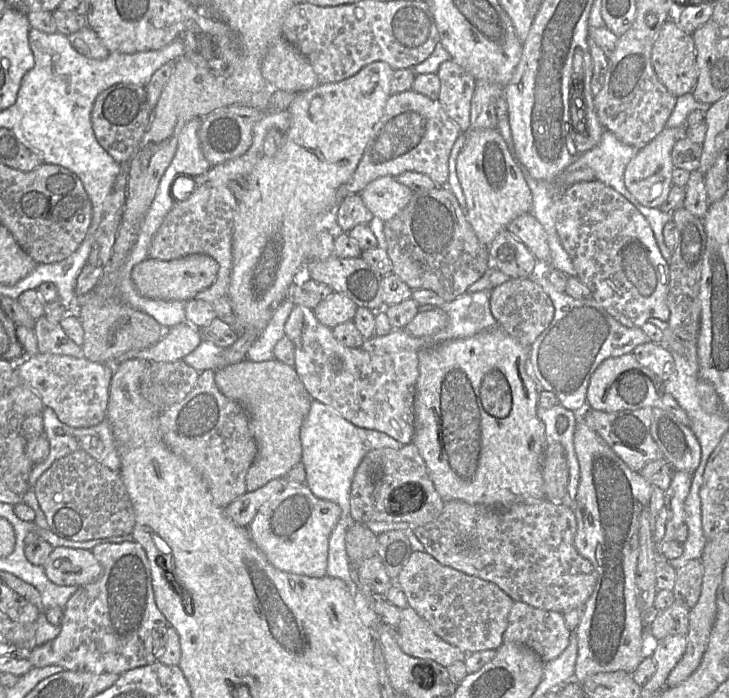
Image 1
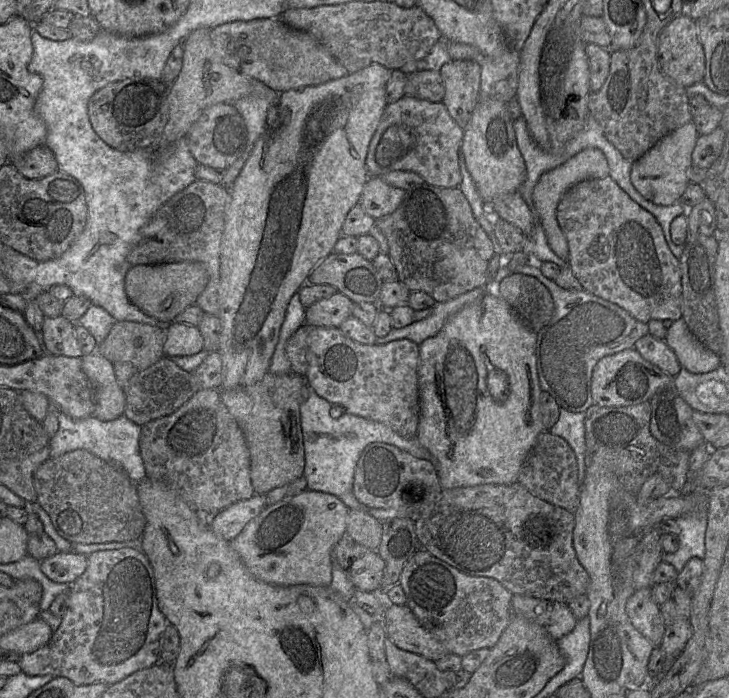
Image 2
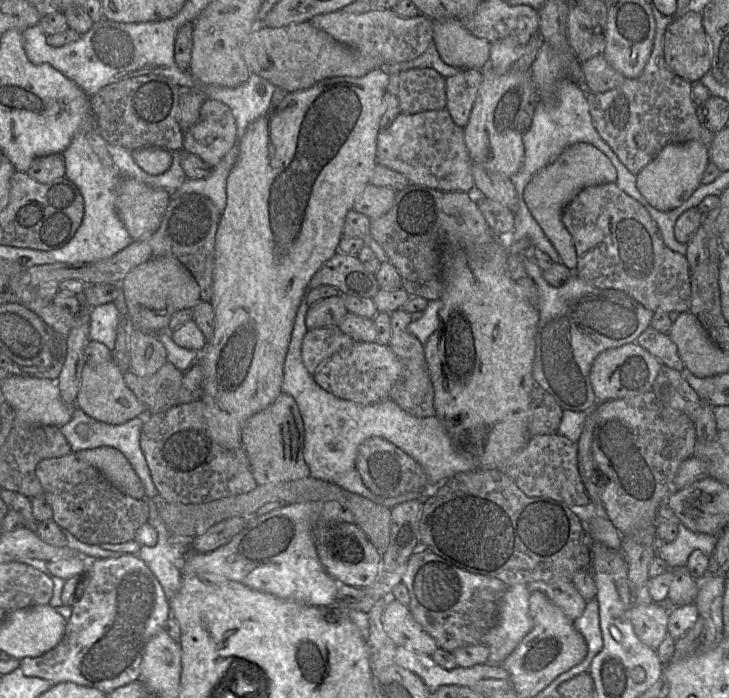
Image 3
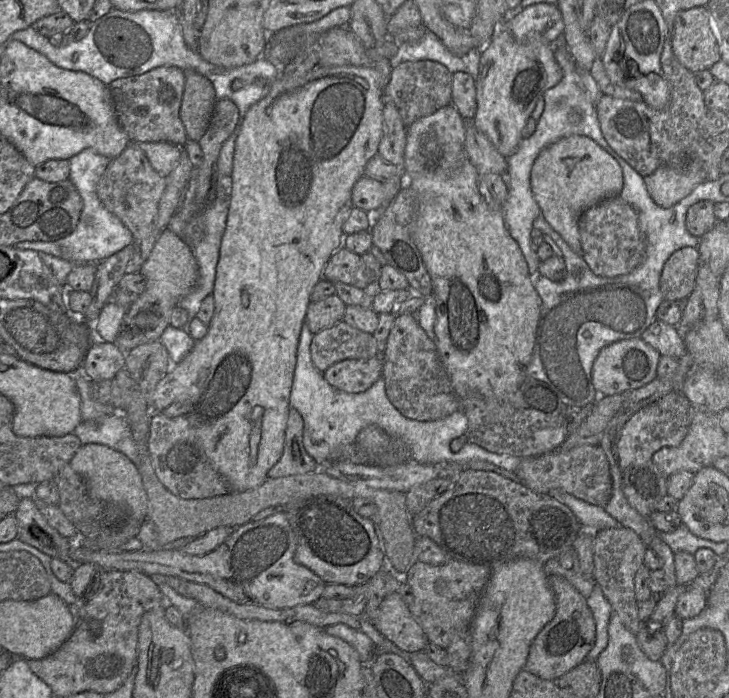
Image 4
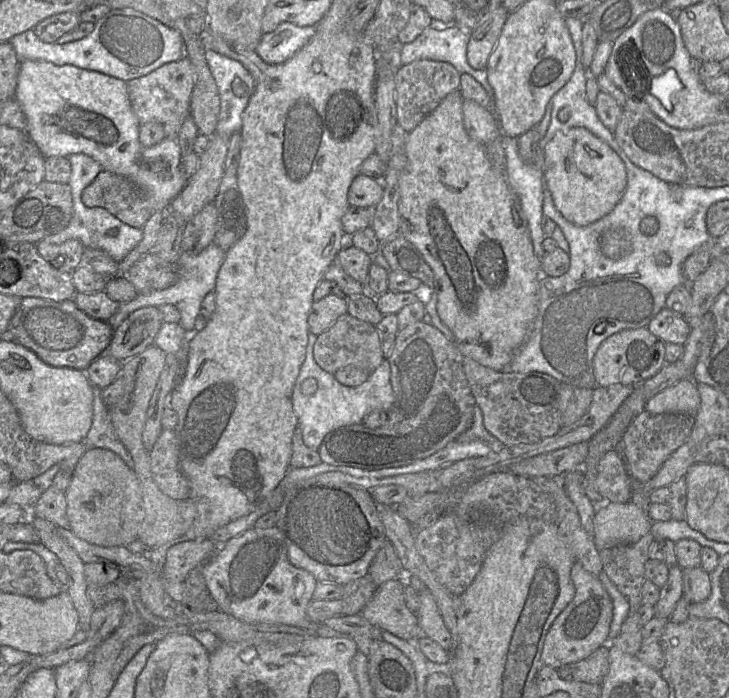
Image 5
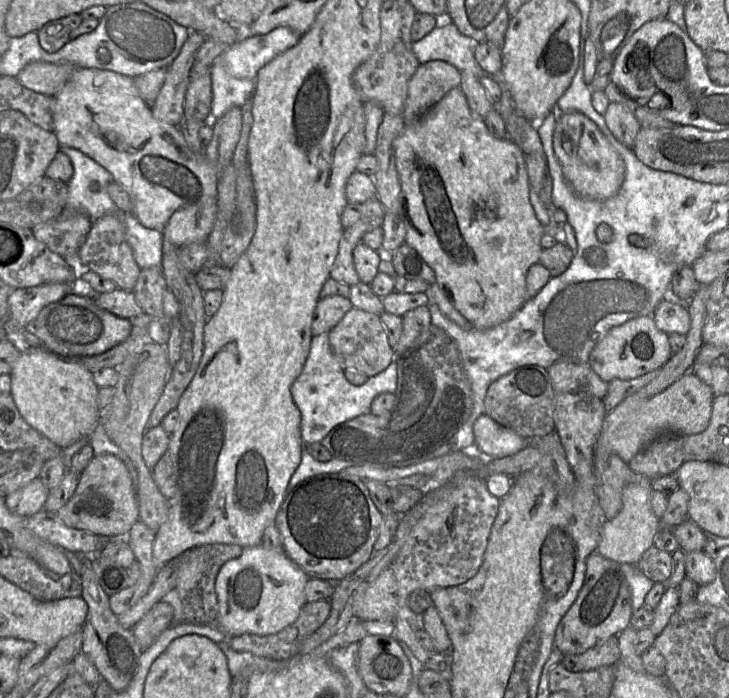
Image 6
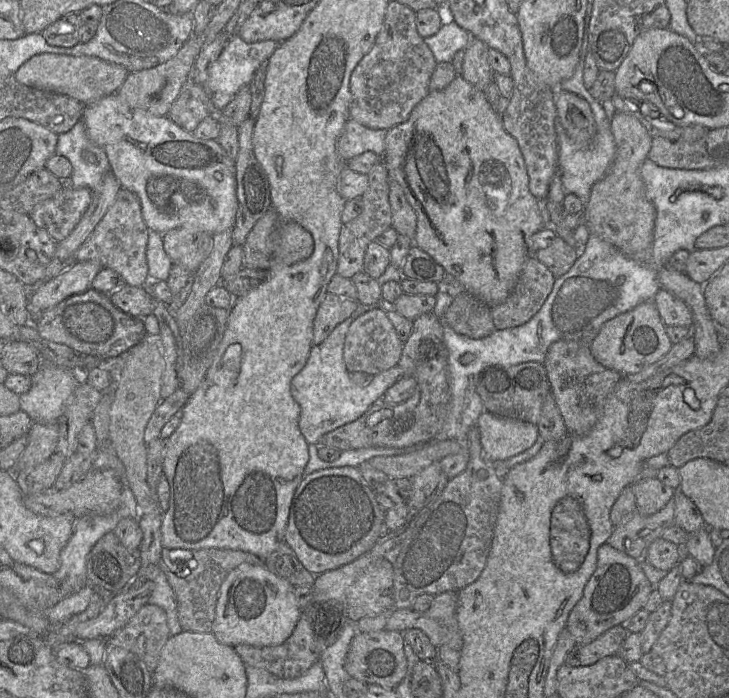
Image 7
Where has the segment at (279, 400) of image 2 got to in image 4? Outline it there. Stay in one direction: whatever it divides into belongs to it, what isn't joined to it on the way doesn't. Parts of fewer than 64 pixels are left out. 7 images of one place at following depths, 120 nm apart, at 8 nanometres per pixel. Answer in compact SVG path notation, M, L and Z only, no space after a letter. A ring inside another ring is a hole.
M290 407L285 429L283 453L268 471L268 479L306 474L317 471L318 464L303 445L304 421L300 413Z

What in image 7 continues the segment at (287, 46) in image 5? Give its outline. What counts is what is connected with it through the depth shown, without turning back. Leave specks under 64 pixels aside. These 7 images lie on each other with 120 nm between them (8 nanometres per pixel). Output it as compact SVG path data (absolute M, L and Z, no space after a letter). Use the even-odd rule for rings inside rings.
M239 35L230 37L210 69L207 90L210 93L220 92L235 96L240 88L251 83L259 66L269 59L278 46L279 43L273 40L246 43Z

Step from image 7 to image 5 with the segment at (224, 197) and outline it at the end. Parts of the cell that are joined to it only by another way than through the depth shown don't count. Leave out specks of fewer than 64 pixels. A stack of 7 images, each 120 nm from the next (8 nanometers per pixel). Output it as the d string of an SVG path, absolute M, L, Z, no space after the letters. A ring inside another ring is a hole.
M25 60L19 64L14 97L26 115L28 136L45 158L72 154L90 156L103 170L136 183L152 213L169 208L186 185L177 137L164 137L150 147L140 143L141 124L132 110L125 81L74 65Z

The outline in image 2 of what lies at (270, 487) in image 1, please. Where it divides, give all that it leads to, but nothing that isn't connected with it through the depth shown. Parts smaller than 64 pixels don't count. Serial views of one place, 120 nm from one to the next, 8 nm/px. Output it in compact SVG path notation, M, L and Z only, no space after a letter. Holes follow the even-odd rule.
M254 494L216 513L210 528L225 540L231 541L266 506L265 495Z

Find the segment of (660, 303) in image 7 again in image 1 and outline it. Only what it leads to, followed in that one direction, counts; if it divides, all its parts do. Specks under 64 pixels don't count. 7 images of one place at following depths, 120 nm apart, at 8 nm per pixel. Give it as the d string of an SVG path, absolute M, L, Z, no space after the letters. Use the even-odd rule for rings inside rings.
M648 341L635 347L631 353L642 366L650 369L663 382L669 380L675 371L673 356L661 343Z

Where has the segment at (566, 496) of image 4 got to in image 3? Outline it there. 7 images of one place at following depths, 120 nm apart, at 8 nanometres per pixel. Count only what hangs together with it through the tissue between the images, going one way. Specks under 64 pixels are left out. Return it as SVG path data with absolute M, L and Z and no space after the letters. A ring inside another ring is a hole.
M592 503L583 506L572 506L570 510L580 519L584 531L595 542L601 542L607 547L619 550L622 535L608 517L601 517Z

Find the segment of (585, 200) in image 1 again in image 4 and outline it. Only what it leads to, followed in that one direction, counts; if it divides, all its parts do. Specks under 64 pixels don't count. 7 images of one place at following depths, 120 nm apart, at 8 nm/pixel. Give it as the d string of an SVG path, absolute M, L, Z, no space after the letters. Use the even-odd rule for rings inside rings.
M620 196L605 199L588 208L578 221L581 255L594 274L616 277L635 270L645 259L646 242L637 211ZM684 247L675 251L665 262L659 287L663 300L682 301L694 289L700 253L697 247Z

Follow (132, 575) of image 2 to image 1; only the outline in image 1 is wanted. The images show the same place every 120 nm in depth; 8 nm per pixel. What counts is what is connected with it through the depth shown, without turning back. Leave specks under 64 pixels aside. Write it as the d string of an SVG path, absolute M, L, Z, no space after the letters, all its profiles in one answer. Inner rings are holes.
M134 541L99 544L91 552L101 565L101 575L94 582L79 586L69 598L59 635L32 649L27 659L35 668L58 665L64 670L121 675L158 659L152 631L170 625L155 603L145 550Z

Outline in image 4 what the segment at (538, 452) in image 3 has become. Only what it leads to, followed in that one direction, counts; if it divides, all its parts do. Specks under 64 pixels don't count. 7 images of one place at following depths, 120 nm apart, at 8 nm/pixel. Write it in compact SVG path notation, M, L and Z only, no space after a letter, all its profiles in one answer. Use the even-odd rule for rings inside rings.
M581 445L568 451L555 449L541 455L520 458L521 461L513 472L518 480L532 491L549 493L553 489L559 489L602 507L610 499L612 477L607 456L600 446Z

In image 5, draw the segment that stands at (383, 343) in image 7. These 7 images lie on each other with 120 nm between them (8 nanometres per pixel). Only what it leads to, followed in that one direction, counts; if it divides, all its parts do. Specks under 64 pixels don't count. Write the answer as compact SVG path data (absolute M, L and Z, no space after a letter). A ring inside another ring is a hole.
M348 313L341 315L326 331L317 336L313 356L316 363L331 374L345 366L355 366L373 372L384 360L376 327Z

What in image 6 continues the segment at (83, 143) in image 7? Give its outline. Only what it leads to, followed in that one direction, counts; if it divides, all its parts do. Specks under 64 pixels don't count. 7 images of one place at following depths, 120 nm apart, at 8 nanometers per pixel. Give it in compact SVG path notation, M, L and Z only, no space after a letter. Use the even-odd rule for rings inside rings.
M61 146L60 151L70 159L73 166L73 176L67 183L67 205L61 216L66 217L66 215L80 212L94 222L106 214L116 214L116 206L107 193L107 186L113 180L111 174L92 158L75 148Z

